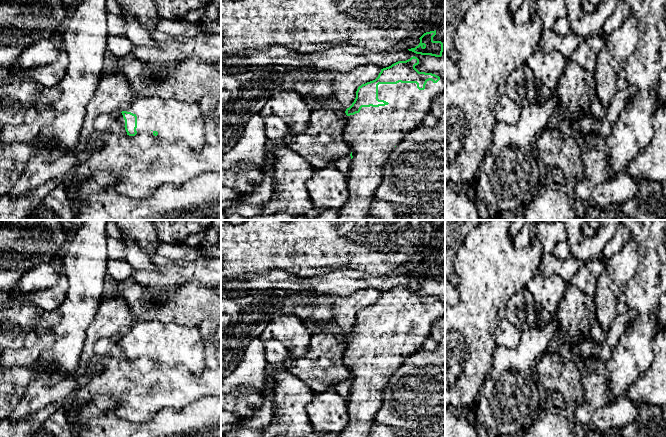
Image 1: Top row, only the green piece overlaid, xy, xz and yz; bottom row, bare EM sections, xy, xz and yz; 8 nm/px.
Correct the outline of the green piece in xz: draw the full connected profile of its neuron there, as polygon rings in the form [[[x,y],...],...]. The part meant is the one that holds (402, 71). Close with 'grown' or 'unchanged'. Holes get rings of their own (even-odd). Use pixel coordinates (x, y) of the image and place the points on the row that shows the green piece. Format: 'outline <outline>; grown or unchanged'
outline [[[413,56],[406,61],[398,61],[381,69],[375,80],[358,87],[354,102],[346,109],[348,120],[344,128],[343,139],[351,148],[351,164],[347,175],[349,198],[338,210],[338,220],[371,219],[370,205],[381,184],[385,162],[394,148],[403,141],[404,136],[422,124],[423,118],[430,113],[434,99],[445,91],[445,80],[432,73],[419,72],[415,68],[418,64],[419,59]]]; grown

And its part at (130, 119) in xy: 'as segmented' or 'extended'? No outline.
extended

